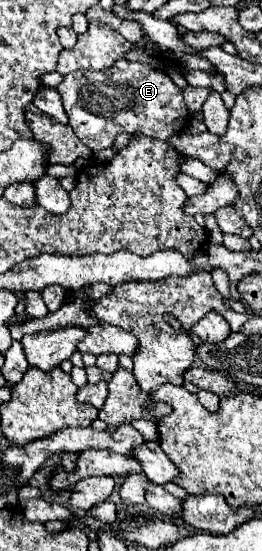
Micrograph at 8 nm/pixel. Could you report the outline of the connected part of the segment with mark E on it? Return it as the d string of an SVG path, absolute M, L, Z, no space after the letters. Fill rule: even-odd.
M118 60L112 68L94 72L78 70L58 84L64 110L70 118L70 126L84 146L92 152L100 152L112 146L120 132L142 132L150 138L168 140L180 132L188 122L188 108L182 98L182 90L162 70L162 66L148 66L130 60Z

